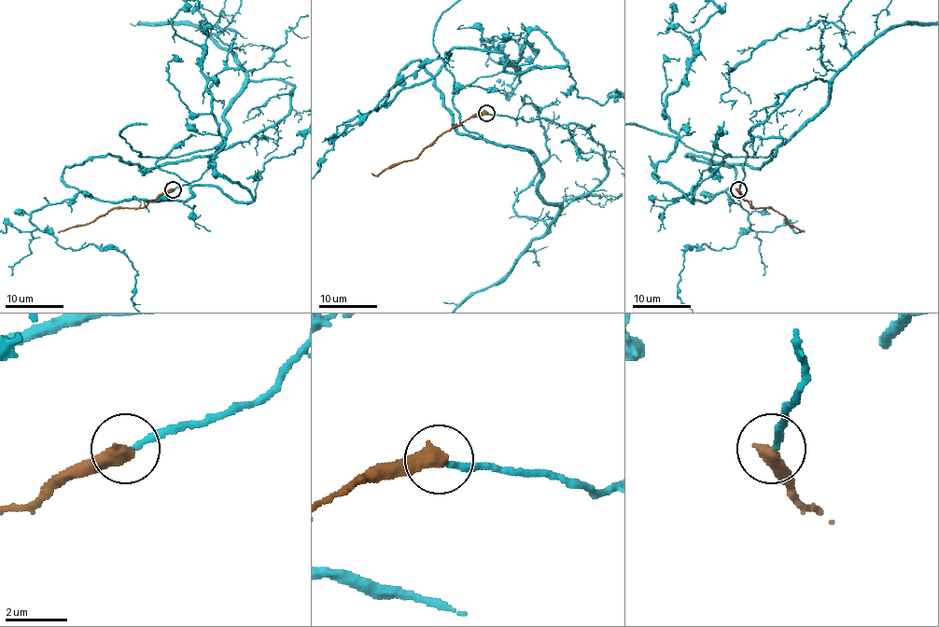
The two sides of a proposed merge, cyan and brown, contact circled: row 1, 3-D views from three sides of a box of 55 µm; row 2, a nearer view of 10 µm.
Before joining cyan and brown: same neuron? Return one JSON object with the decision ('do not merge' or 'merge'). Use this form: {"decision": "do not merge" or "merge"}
{"decision": "merge"}

